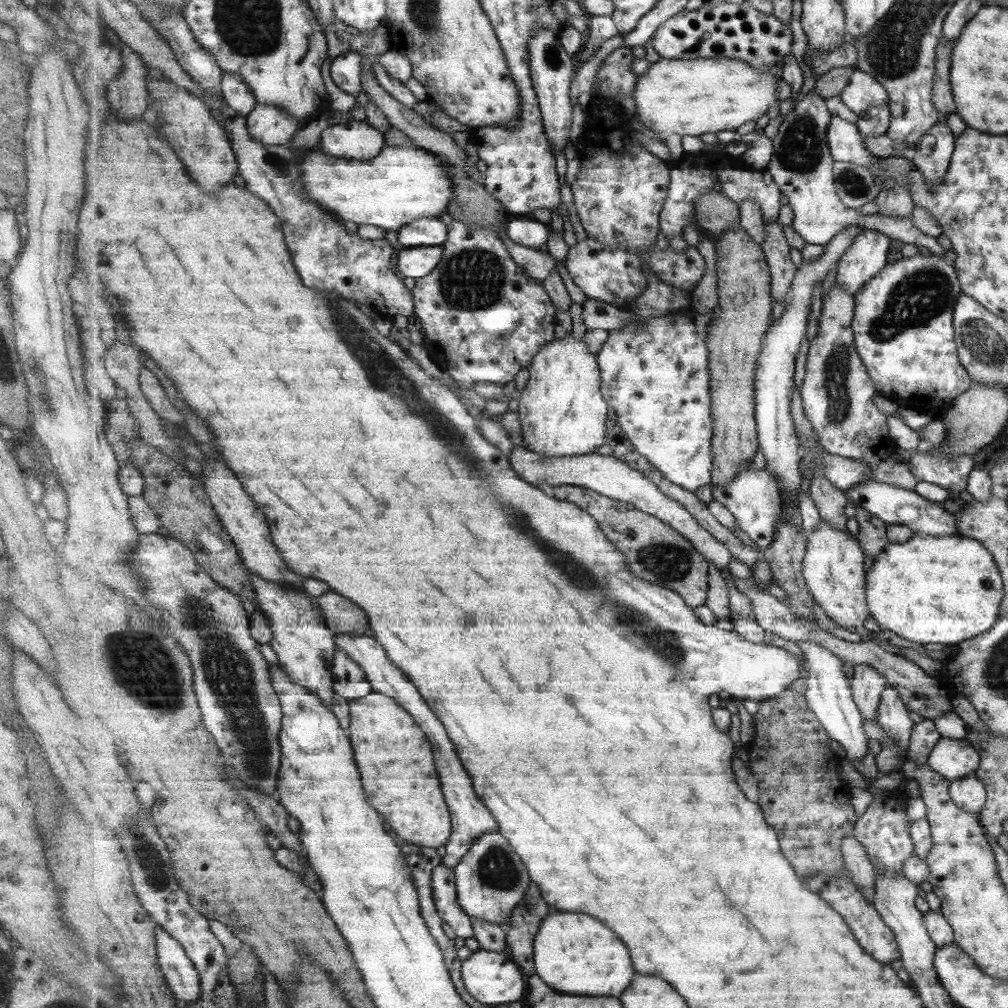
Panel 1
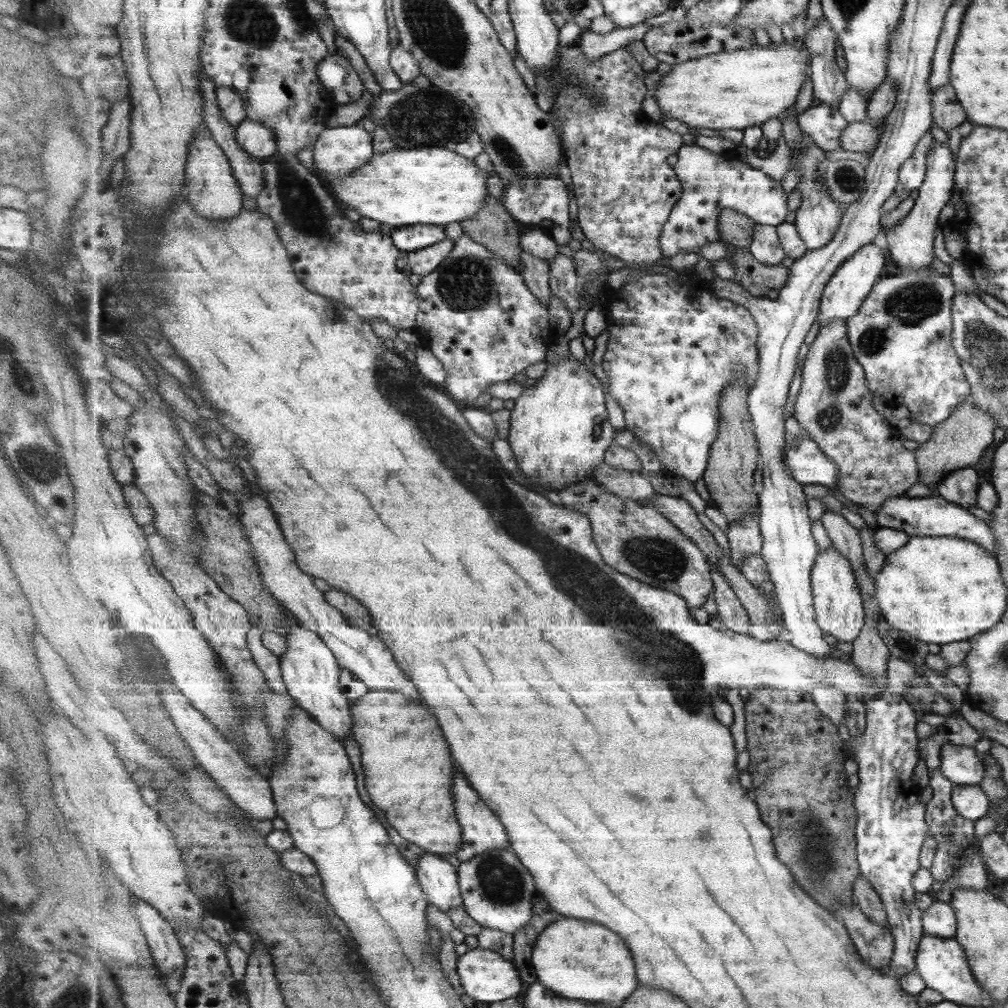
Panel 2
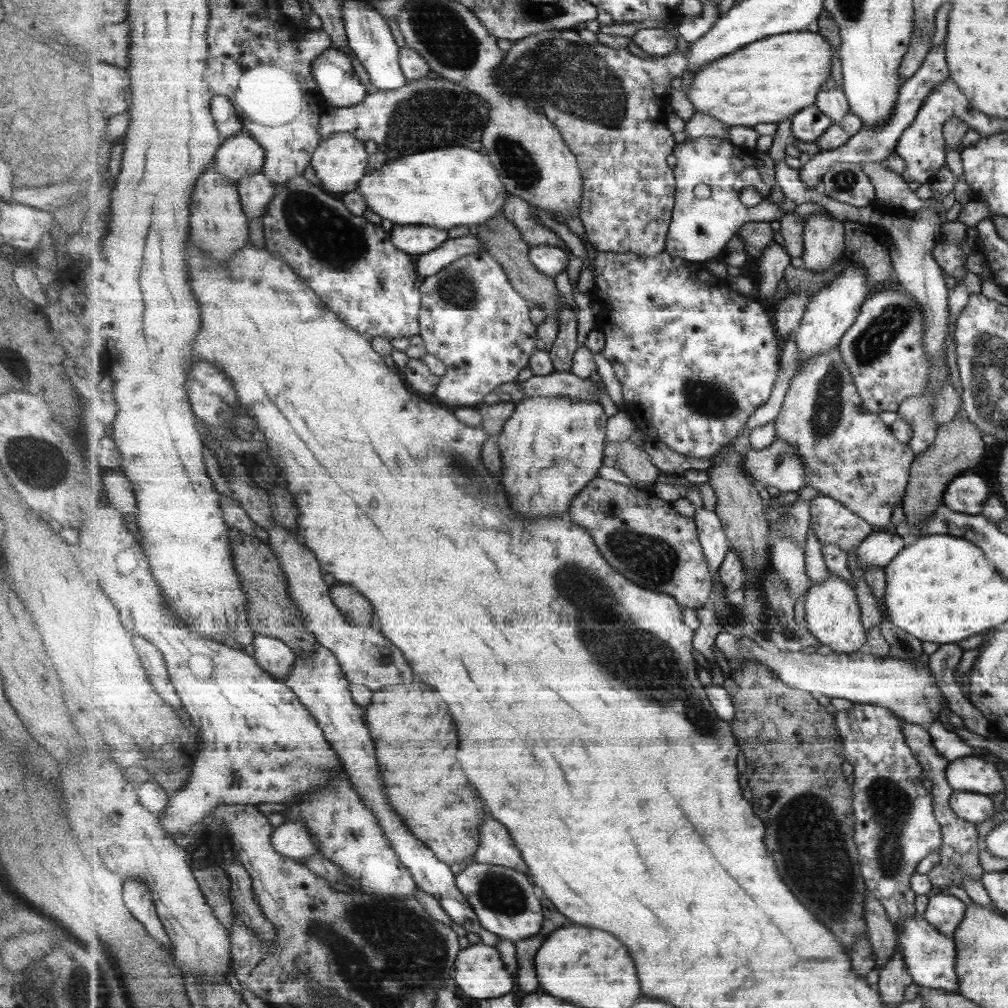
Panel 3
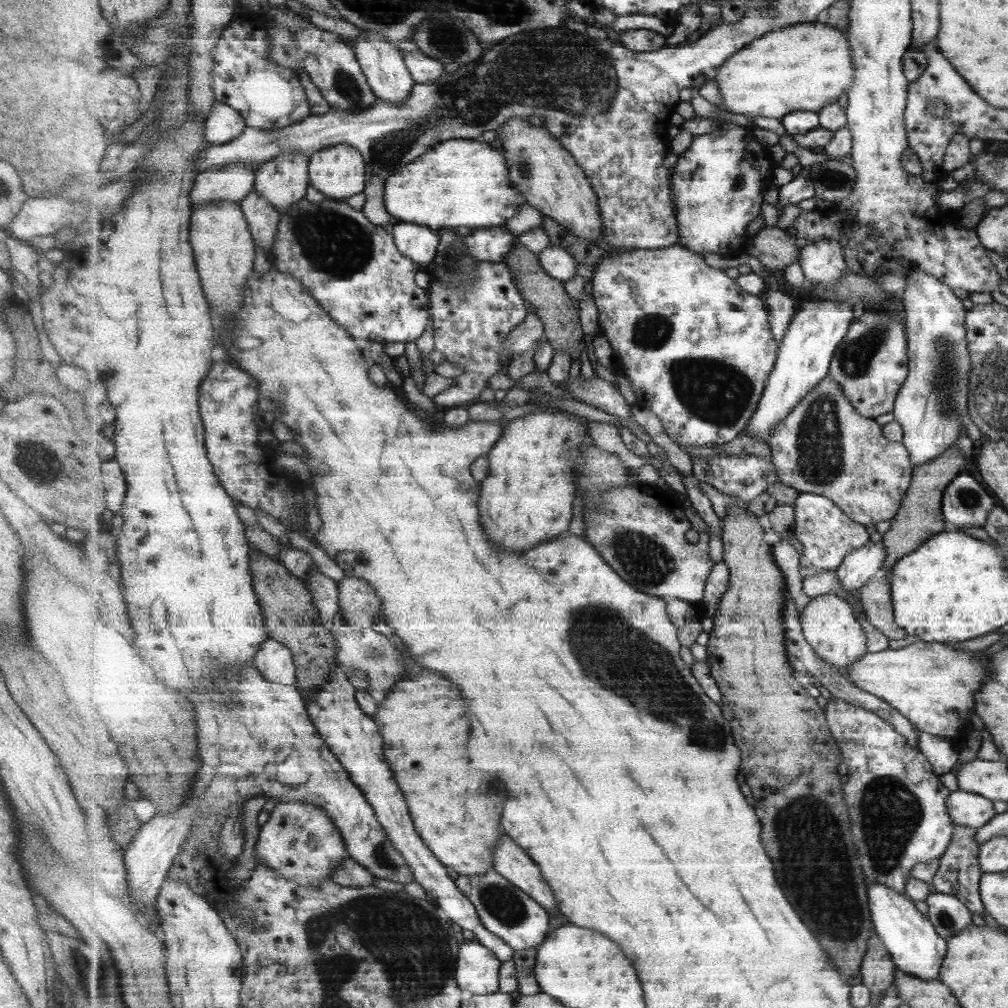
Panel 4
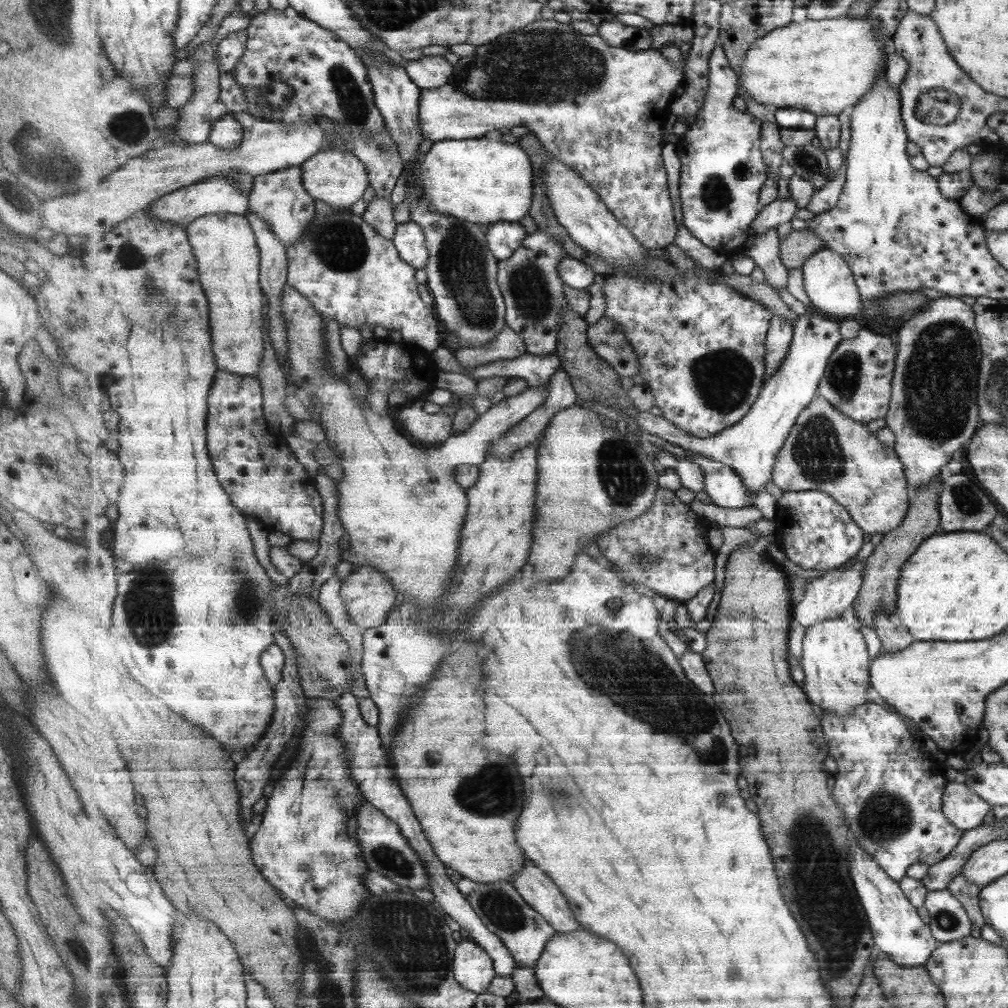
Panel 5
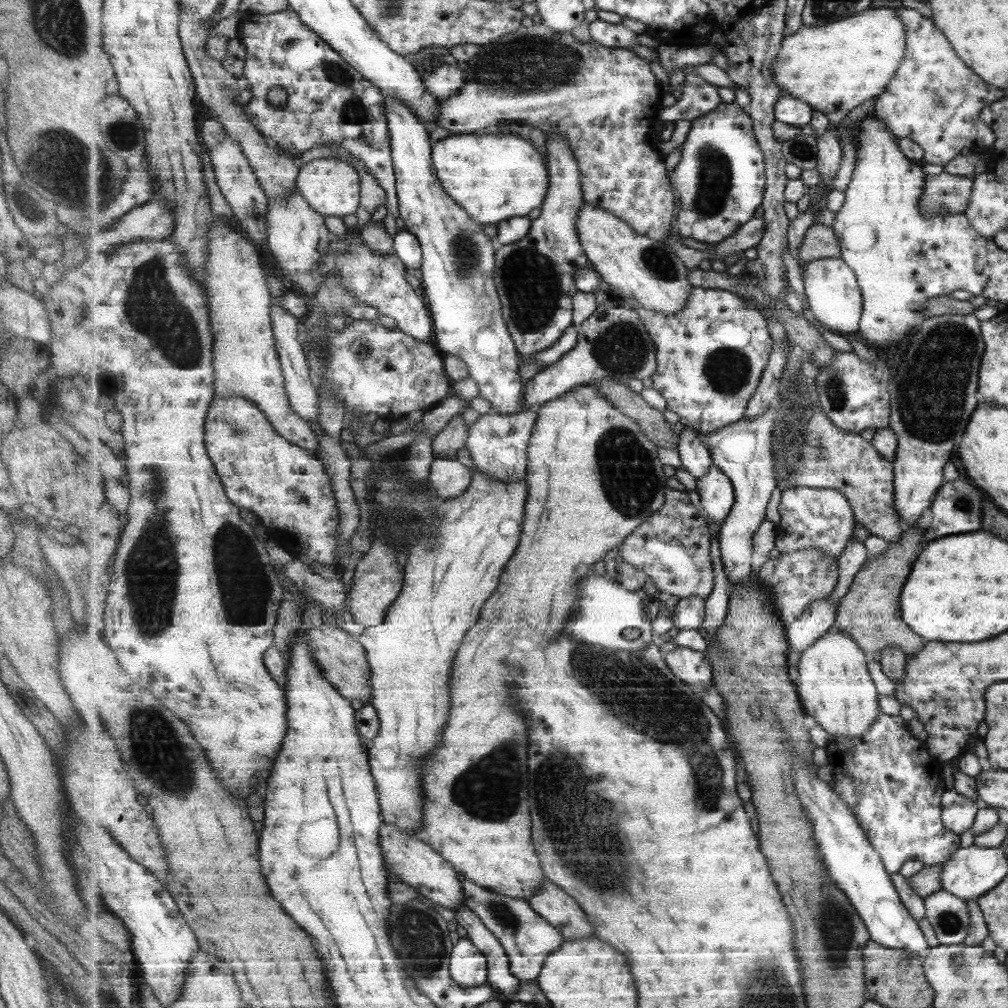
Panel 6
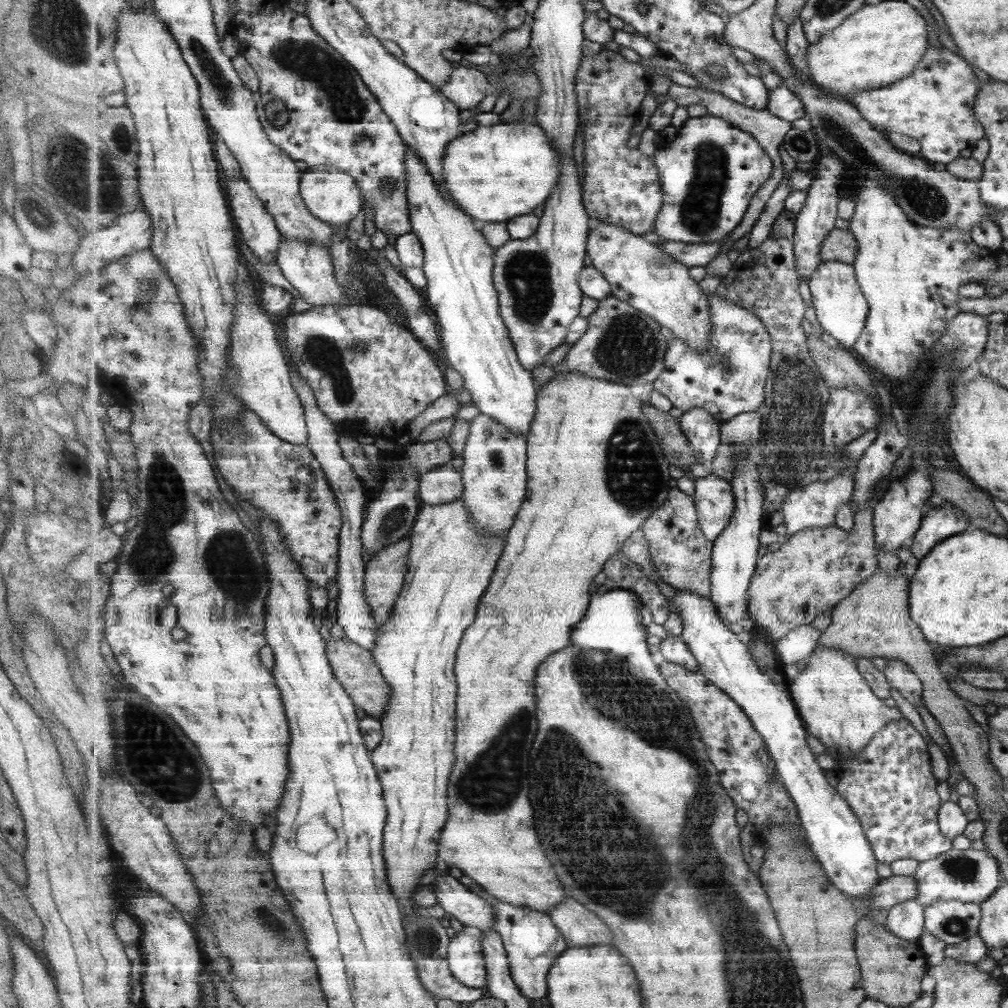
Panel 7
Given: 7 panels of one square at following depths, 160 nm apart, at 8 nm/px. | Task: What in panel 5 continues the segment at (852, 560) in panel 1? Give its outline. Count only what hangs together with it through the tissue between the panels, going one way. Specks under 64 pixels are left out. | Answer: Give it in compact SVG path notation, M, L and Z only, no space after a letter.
M847 616L810 626L805 630L803 638L803 689L809 700L818 705L824 713L849 717L858 706L869 703L872 661L867 652L863 632L848 620Z

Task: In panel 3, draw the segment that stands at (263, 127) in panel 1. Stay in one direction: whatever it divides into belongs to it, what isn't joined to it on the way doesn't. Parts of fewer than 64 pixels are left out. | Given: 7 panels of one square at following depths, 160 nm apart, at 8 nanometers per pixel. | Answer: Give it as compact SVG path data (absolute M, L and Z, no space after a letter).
M249 131L247 134L240 133L228 138L215 155L216 171L221 176L227 176L231 180L234 180L237 182L237 185L246 176L253 176L262 172L265 166L265 149L252 137Z

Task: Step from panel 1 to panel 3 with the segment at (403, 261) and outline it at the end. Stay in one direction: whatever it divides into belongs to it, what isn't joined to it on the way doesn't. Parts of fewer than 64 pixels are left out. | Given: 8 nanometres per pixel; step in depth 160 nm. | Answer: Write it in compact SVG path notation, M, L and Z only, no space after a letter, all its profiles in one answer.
M472 230L467 236L449 238L445 243L432 252L415 257L417 272L420 279L436 276L451 264L465 256L483 251L483 244Z

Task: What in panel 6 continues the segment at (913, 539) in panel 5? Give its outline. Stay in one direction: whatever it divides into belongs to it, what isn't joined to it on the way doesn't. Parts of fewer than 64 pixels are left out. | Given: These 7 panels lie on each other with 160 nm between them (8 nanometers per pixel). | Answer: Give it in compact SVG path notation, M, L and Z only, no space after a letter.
M917 526L904 528L902 537L893 542L885 554L871 557L863 565L847 596L838 606L833 630L848 632L869 655L896 646L906 656L912 656L924 645L921 637L904 623L900 615L900 592L922 547L924 530L913 535L915 528Z

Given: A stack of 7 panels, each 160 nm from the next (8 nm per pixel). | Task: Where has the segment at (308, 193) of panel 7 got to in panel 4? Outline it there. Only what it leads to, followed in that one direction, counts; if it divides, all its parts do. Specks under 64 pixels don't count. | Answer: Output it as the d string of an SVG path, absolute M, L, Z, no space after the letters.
M338 144L316 152L310 158L309 172L311 184L325 194L328 199L345 201L365 192L368 164L362 152L351 144Z

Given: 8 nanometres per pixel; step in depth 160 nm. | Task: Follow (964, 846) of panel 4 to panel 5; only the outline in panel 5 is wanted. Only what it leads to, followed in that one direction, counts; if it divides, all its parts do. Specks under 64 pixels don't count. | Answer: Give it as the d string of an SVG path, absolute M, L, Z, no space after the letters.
M960 872L955 875L947 890L955 900L964 908L968 919L970 920L971 928L981 928L986 924L985 919L982 917L980 906L978 905L978 894L980 889L974 884L967 882Z

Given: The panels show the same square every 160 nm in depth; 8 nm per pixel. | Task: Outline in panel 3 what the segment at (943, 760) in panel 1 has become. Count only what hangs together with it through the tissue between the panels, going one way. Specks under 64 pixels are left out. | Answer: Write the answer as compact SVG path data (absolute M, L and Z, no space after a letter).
M965 756L948 761L944 774L953 791L975 792L989 797L1005 791L999 767L992 759Z

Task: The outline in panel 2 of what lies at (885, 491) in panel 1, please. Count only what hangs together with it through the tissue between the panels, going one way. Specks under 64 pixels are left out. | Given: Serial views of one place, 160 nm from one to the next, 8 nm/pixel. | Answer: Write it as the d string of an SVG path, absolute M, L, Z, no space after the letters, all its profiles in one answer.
M904 494L890 498L873 518L879 527L891 528L904 532L908 537L951 536L973 541L983 546L991 555L996 554L996 540L985 521L952 502L943 500L938 495L925 498L909 498Z

